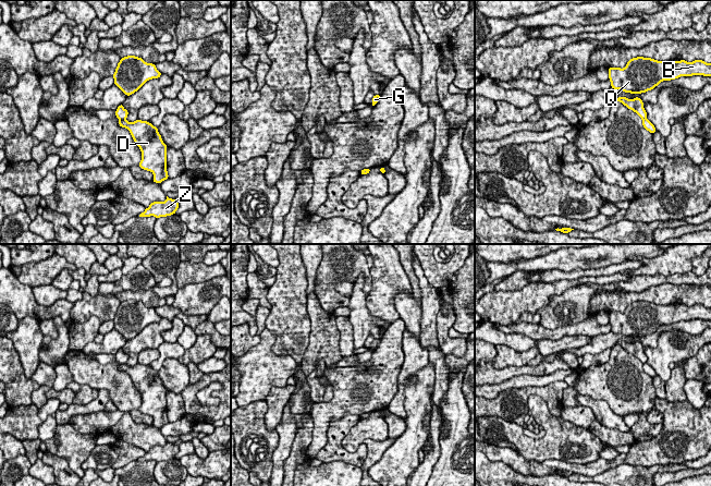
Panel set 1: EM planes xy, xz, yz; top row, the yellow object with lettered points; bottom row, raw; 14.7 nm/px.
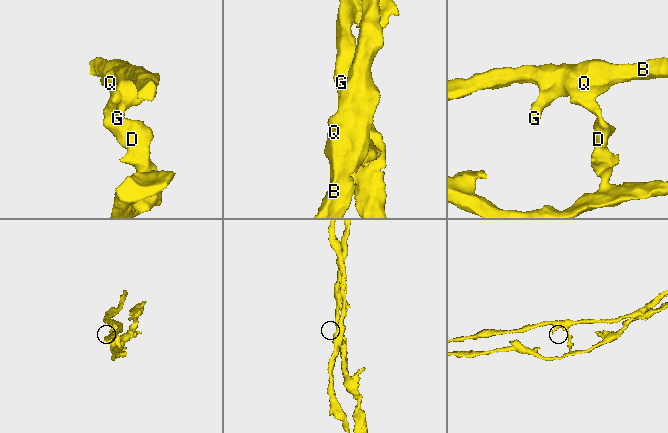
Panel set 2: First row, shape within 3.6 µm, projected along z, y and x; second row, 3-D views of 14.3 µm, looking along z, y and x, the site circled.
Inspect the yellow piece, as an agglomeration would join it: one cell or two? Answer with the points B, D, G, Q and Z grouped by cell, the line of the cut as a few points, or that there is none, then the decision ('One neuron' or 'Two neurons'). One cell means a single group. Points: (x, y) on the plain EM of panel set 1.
Groups: B G Q / D Z. Split along xy (120, 362), (125, 364). Two neurons

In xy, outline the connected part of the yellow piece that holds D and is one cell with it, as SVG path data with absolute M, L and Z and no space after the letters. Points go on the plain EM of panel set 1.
M119 364L119 369L130 375L135 388L142 394L142 404L138 410L143 414L154 417L152 425L161 427L169 423L167 415L167 389L163 387L158 372L148 365L136 364L128 366Z

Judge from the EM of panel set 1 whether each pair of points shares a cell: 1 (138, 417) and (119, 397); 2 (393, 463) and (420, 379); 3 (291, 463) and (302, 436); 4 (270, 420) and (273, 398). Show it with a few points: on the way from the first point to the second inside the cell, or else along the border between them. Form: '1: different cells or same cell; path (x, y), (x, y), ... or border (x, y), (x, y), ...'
1: different cells; border (137, 409), (133, 409), (130, 412)
2: same cell; path (409, 442), (415, 436), (417, 400)
3: same cell; path (296, 457), (301, 442)
4: same cell; path (273, 414), (273, 403)

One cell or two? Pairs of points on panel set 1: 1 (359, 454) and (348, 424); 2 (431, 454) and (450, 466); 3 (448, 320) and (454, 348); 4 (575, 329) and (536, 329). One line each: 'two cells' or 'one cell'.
1: one cell
2: two cells
3: one cell
4: one cell

